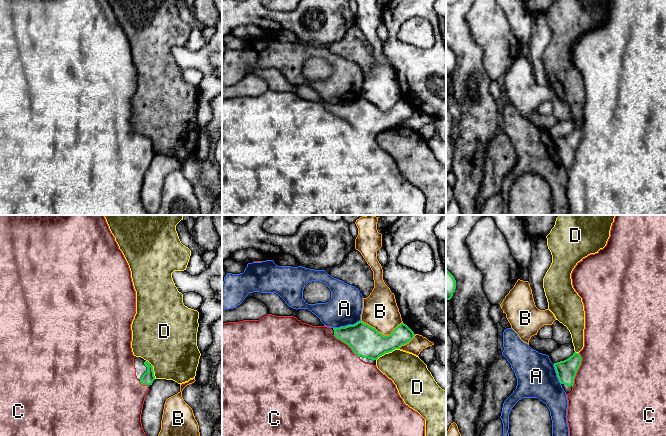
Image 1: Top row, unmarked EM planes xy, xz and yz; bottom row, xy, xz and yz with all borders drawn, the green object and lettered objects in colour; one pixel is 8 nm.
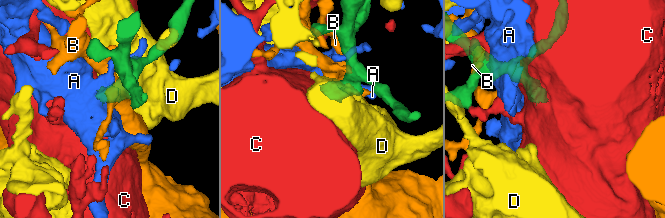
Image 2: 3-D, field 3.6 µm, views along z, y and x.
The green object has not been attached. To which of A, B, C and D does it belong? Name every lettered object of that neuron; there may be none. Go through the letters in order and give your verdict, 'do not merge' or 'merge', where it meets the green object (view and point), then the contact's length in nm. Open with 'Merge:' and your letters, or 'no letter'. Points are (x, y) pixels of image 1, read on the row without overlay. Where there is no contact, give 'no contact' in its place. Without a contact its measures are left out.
Merge: C
A: do not merge | xz (346, 102) | 240 nm
B: do not merge | xz (381, 110) | 340 nm
C: merge | yz (577, 146) | 280 nm
D: do not merge | xz (387, 128) | 200 nm

